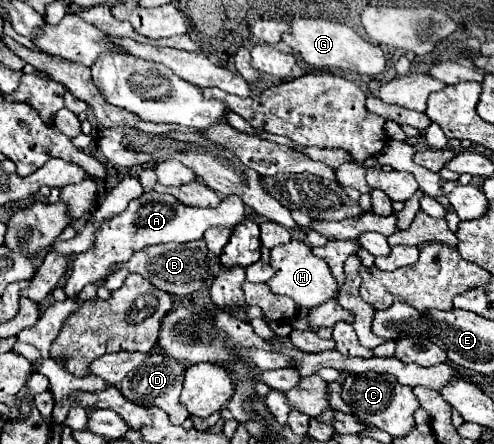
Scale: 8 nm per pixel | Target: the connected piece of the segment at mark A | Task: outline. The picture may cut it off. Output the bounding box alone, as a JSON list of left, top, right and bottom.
[64,190,244,296]

